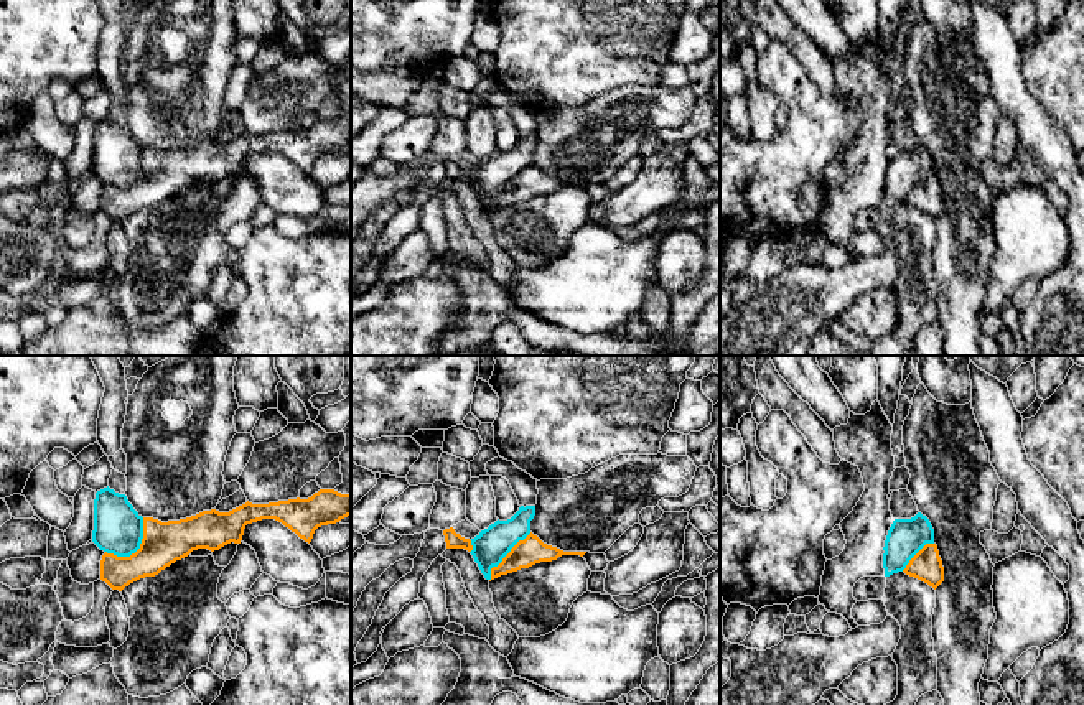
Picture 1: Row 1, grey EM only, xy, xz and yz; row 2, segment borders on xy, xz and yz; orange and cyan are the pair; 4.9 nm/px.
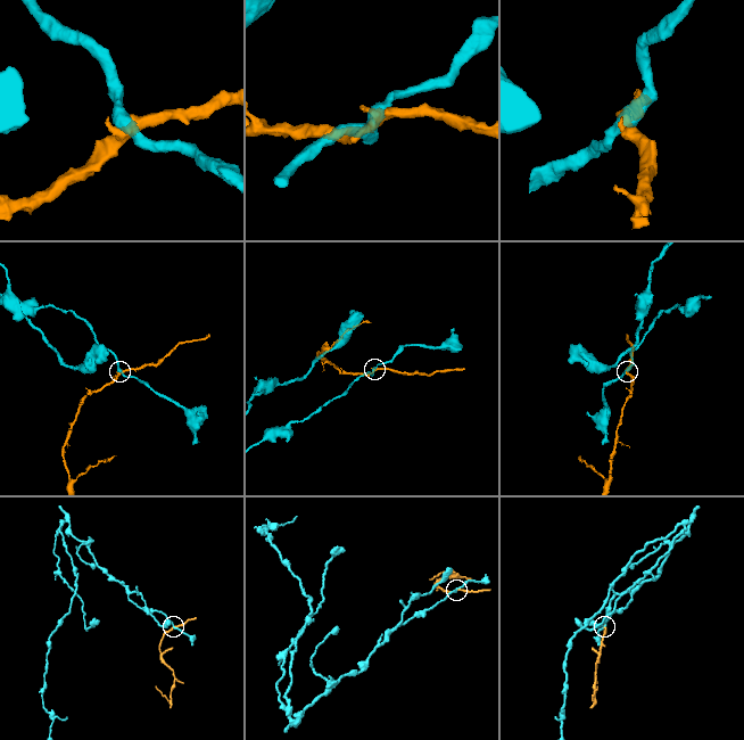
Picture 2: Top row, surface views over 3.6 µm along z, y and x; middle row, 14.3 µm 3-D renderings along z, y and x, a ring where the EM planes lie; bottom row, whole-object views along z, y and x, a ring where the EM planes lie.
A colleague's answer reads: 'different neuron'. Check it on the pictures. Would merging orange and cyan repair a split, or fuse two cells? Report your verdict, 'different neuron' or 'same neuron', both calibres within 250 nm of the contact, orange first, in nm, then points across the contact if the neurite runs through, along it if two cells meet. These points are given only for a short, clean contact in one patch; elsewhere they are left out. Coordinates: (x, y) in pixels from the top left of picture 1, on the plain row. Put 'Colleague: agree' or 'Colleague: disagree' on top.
Colleague: agree
different neuron; calibres 200 and 240 nm; border xy (144, 149), (144, 168), (134, 183), (129, 186), (106, 183)

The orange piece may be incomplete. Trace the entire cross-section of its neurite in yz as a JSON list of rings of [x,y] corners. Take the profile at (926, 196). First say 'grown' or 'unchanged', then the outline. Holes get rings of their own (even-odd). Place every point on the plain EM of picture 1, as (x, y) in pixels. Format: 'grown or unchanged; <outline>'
unchanged; [[[926,175],[903,201],[934,221],[944,212],[944,198],[936,175]]]

